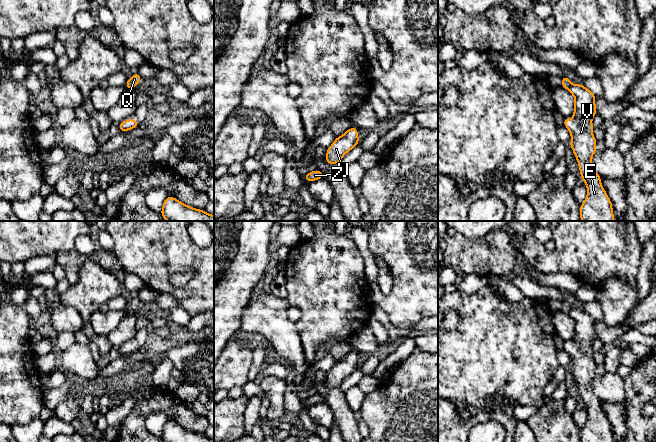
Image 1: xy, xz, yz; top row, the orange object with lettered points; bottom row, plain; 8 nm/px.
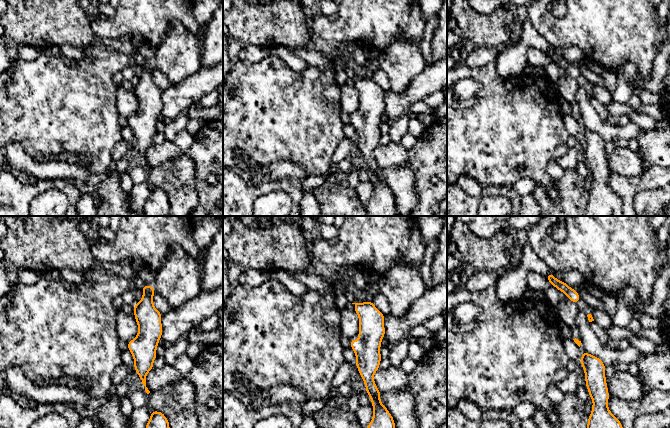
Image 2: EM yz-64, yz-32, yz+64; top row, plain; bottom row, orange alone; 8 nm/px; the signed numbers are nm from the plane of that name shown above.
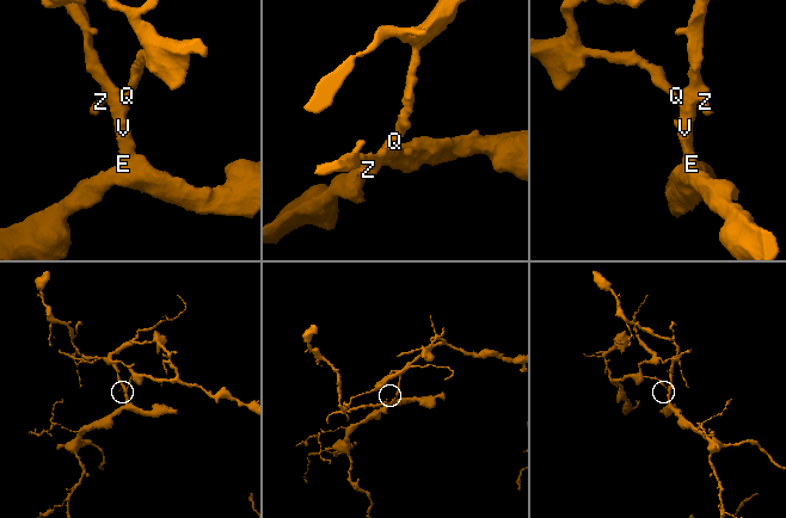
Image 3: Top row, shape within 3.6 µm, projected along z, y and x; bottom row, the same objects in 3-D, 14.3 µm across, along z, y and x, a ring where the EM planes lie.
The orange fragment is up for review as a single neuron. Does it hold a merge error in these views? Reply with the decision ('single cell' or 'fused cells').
fused cells

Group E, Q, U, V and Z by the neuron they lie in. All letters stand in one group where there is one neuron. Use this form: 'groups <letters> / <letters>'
groups E U V Z / Q

